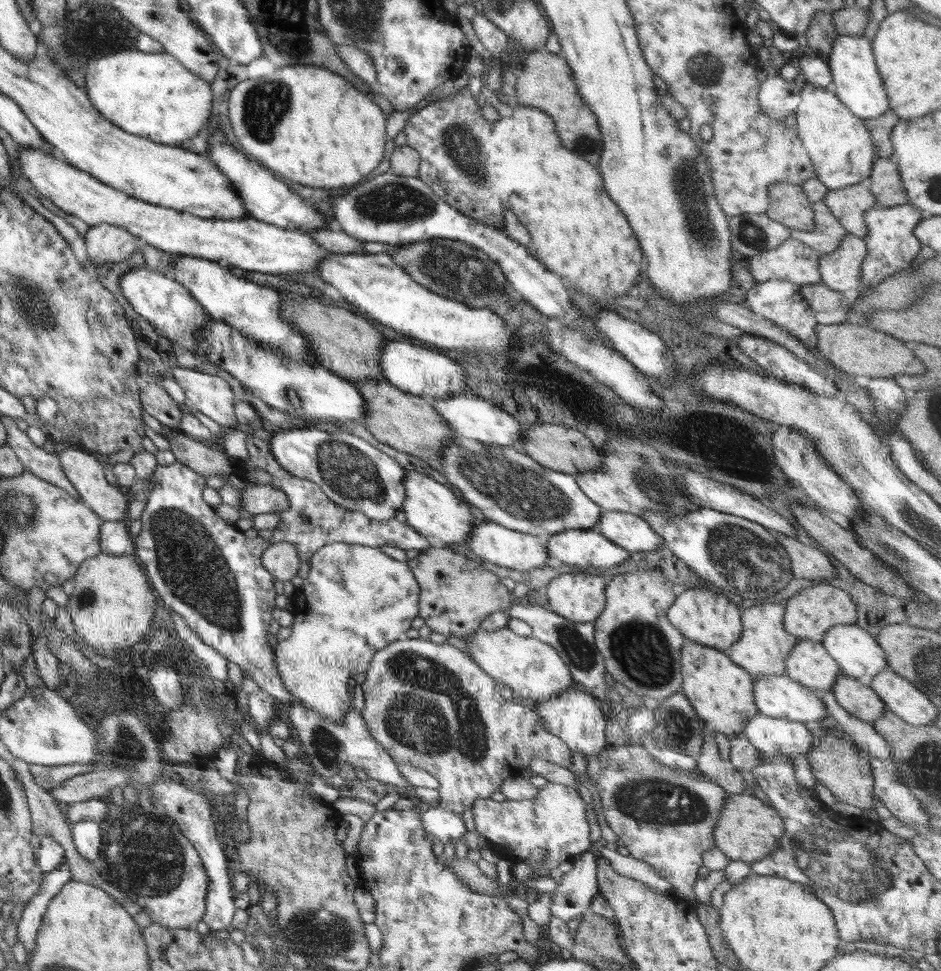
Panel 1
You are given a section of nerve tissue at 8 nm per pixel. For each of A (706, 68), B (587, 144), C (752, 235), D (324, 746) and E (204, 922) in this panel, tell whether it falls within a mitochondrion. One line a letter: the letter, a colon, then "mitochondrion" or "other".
A: mitochondrion
B: mitochondrion
C: mitochondrion
D: mitochondrion
E: other

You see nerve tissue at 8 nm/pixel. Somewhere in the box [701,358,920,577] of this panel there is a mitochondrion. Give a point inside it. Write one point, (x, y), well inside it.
(887, 551)

